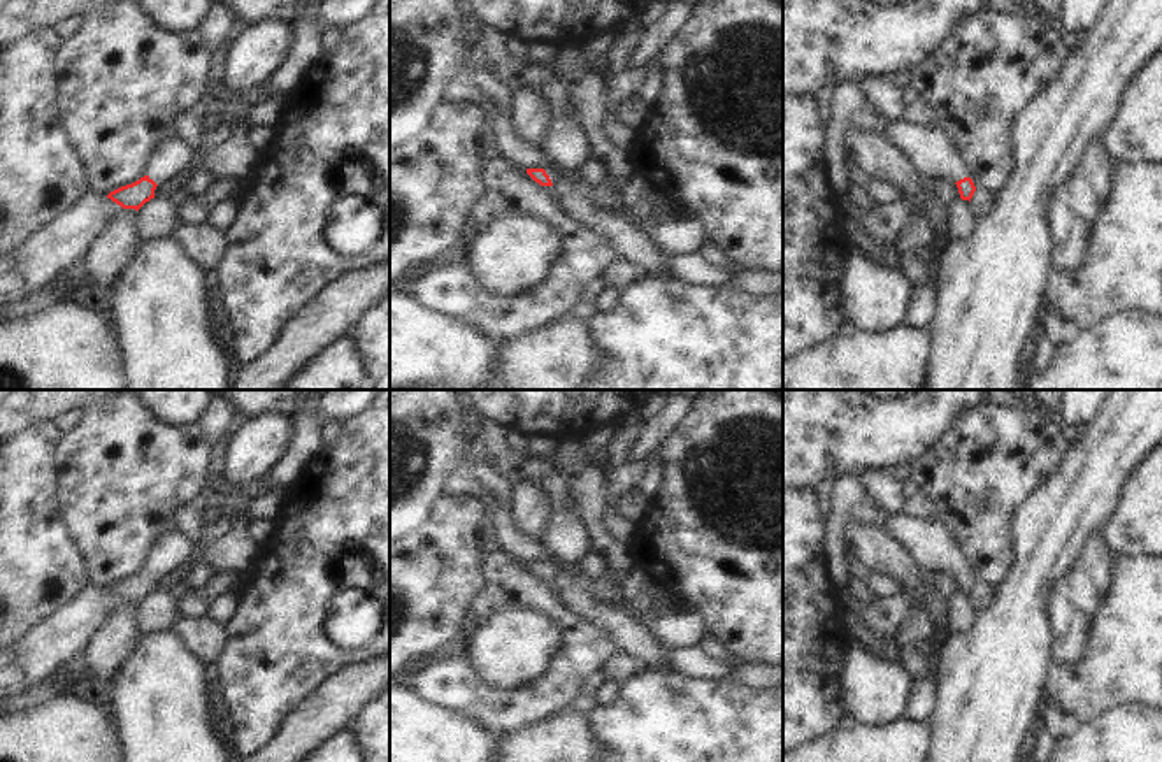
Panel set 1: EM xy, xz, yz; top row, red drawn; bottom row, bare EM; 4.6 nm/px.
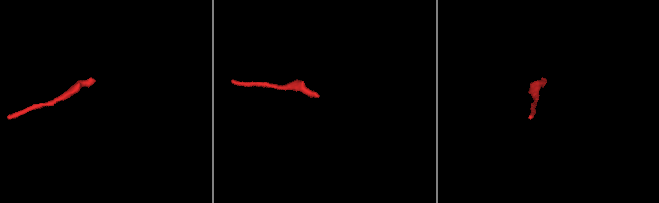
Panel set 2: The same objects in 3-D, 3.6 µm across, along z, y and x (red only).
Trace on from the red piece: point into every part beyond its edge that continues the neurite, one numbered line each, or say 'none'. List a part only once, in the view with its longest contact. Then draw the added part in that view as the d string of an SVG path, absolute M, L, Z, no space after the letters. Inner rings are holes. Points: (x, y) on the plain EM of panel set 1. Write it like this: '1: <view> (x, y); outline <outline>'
1: xz (552, 560); outline M548 553L546 558L544 558L544 564L549 569L553 579L558 579L558 581L563 583L565 578L562 576L560 567L558 567L560 562L562 560L556 555L553 555L553 553Z

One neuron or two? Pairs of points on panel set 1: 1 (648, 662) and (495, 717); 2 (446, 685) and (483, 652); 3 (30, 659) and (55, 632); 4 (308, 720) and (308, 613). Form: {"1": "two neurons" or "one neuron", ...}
{"1": "two neurons", "2": "two neurons", "3": "one neuron", "4": "two neurons"}

